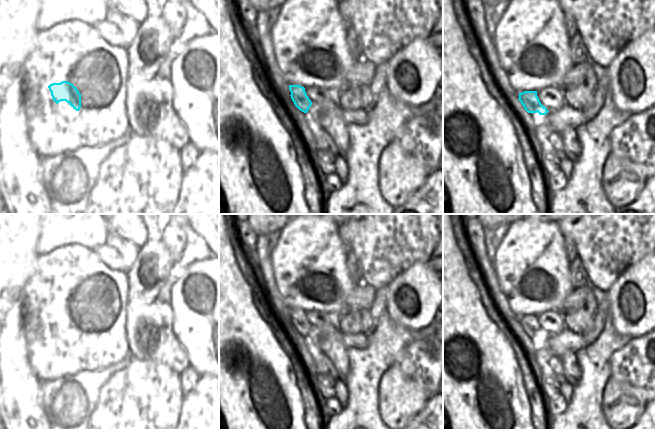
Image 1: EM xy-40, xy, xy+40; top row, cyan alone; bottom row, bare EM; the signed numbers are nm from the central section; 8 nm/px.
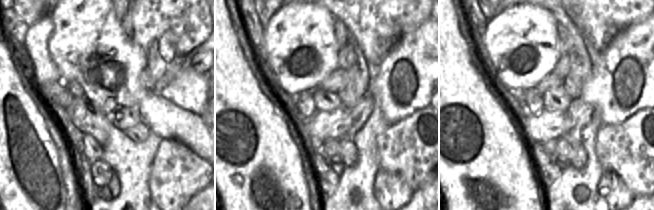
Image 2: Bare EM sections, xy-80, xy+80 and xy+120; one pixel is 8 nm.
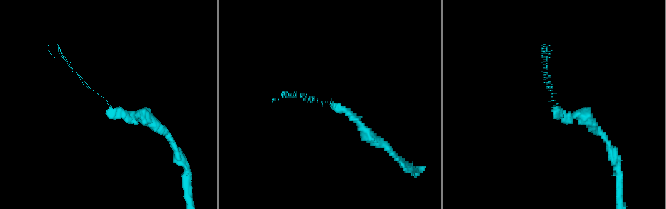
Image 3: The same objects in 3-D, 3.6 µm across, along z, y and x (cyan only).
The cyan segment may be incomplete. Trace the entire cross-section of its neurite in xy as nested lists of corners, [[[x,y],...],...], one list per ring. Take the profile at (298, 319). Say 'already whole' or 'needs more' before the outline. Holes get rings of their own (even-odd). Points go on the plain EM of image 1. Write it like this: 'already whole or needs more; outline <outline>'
already whole; outline [[[289,309],[291,323],[295,330],[302,336],[307,337],[312,329],[311,324],[305,316],[305,312],[300,309]]]

